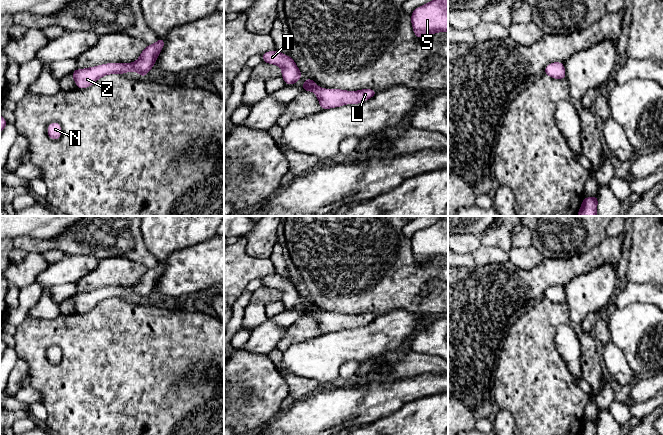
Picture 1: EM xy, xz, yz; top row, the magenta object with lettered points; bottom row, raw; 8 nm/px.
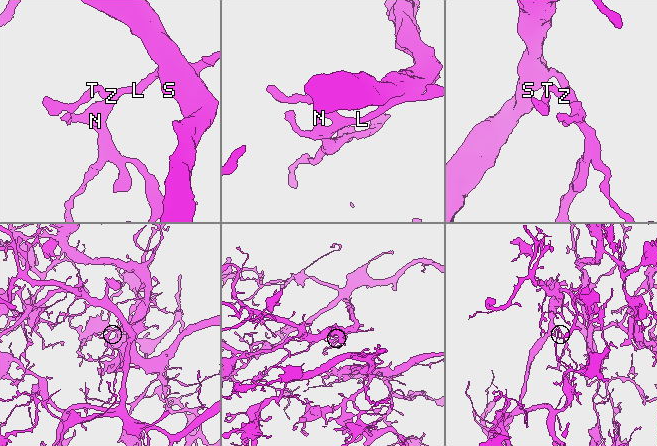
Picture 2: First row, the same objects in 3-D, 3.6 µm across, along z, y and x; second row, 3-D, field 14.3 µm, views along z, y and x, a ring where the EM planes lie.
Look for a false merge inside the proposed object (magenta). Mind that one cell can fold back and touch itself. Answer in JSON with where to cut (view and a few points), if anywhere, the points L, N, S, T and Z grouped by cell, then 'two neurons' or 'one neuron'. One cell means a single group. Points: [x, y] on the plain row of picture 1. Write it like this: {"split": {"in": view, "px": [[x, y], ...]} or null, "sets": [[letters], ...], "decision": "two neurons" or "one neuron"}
{"split": null, "sets": [["L", "N", "S", "T", "Z"]], "decision": "one neuron"}

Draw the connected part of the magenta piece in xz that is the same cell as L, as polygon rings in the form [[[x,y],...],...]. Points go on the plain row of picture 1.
[[[307,302],[302,309],[302,315],[313,315],[318,322],[319,328],[322,334],[329,332],[340,331],[345,328],[358,328],[363,327],[368,323],[371,323],[377,314],[374,313],[362,313],[358,315],[346,315],[341,313],[325,313],[320,312],[311,303]]]

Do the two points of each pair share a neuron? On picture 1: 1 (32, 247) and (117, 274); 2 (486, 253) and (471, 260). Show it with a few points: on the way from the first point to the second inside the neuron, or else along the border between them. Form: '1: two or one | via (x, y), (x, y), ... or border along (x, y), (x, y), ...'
1: two | border along (124, 257), (105, 257), (101, 260)
2: one | via (482, 256), (475, 259)

